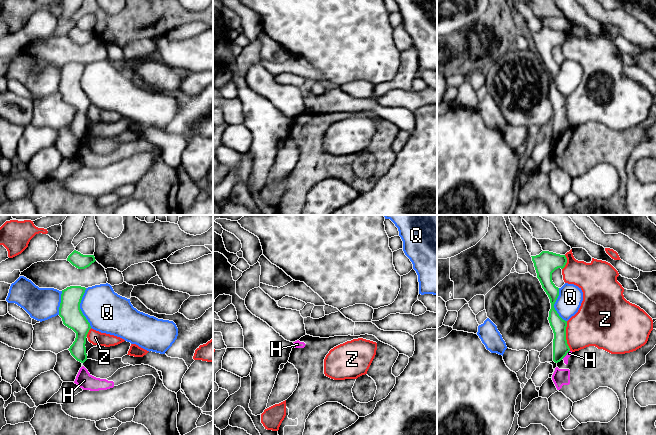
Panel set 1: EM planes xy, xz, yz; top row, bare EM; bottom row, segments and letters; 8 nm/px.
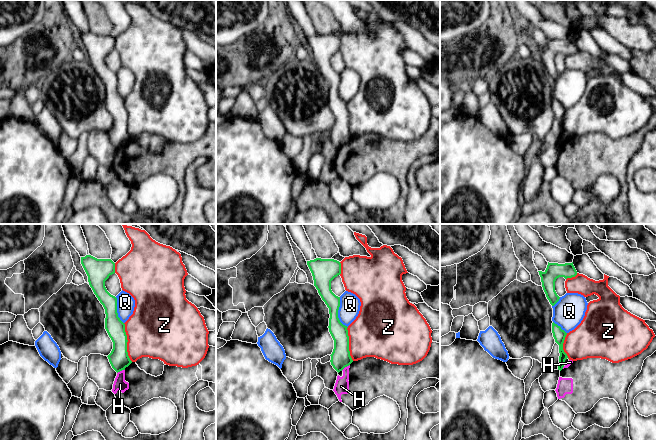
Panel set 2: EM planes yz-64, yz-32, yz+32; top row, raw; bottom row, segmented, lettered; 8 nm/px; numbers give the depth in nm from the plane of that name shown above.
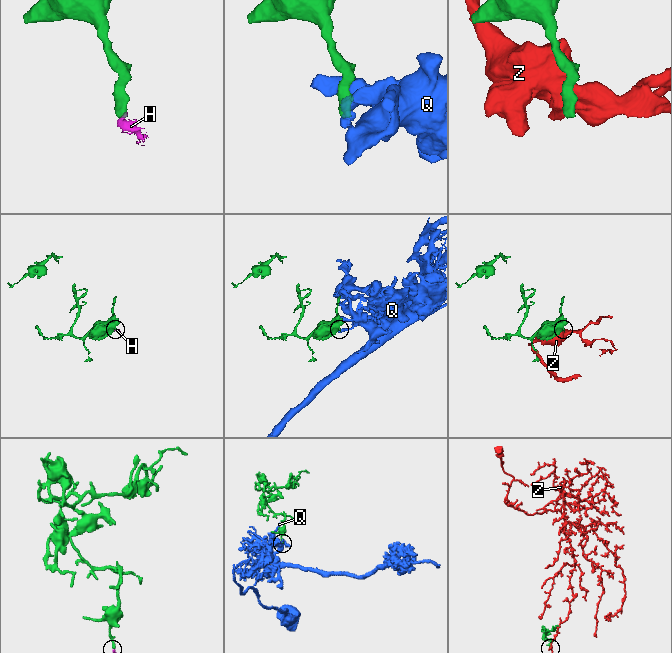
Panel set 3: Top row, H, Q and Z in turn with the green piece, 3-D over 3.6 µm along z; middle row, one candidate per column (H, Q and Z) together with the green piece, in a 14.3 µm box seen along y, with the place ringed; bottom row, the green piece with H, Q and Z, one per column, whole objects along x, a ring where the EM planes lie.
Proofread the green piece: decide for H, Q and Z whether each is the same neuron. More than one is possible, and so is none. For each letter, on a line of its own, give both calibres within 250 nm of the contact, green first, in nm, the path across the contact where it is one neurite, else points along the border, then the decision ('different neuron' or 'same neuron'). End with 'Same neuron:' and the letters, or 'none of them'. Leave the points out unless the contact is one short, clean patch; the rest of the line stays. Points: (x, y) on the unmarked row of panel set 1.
H: calibres 130 and 40 nm; border yz (569, 126), (562, 134); different neuron
Q: calibres 170 and 340 nm; border xy (85, 64), (80, 79), (80, 86), (91, 103); different neuron
Z: calibres 130 and 340 nm; different neuron
Same neuron: none of them

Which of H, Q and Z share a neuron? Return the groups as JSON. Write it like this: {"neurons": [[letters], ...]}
{"neurons": [["H"], ["Q"], ["Z"]]}

